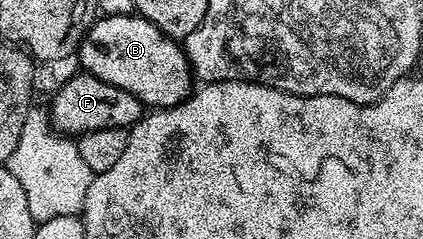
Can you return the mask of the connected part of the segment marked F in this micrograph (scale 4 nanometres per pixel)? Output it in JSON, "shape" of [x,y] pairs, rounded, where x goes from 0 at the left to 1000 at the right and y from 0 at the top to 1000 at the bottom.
{"shape":[[[206,310],[170,318],[132,385],[118,448],[118,498],[135,552],[163,573],[187,577],[203,552],[243,536],[305,540],[345,477],[343,439],[317,393],[288,377],[279,360],[260,360],[260,343],[241,343],[241,326],[222,326]]]}

